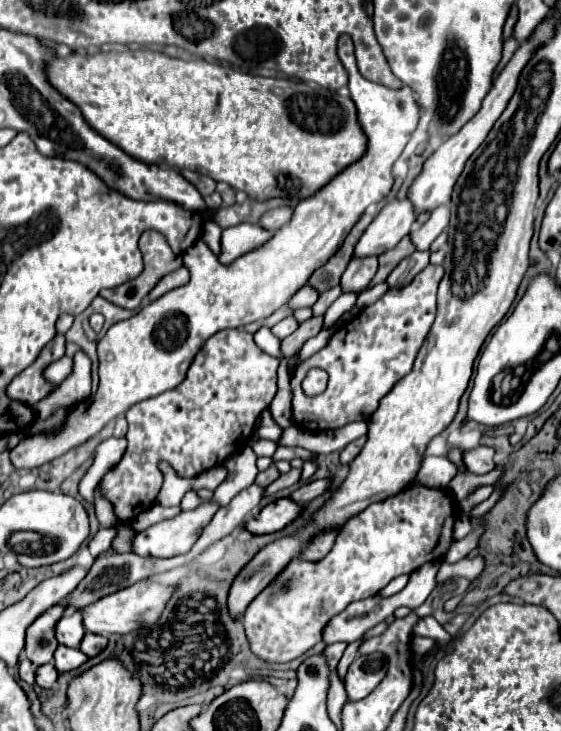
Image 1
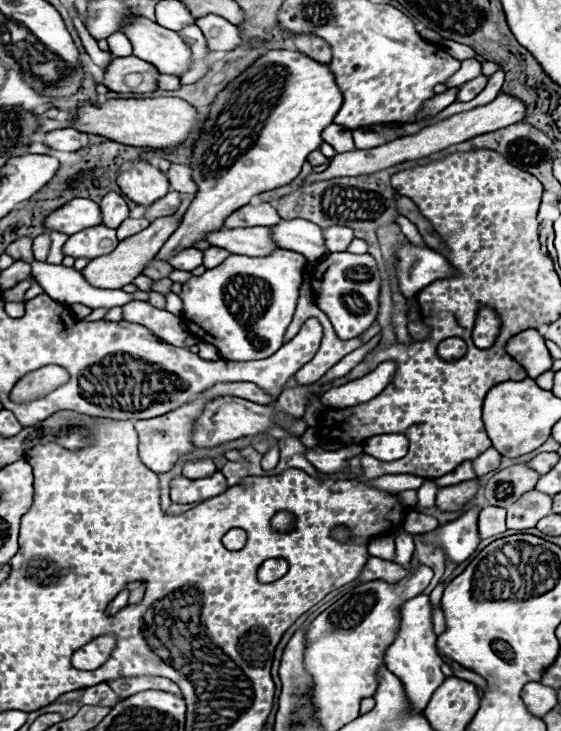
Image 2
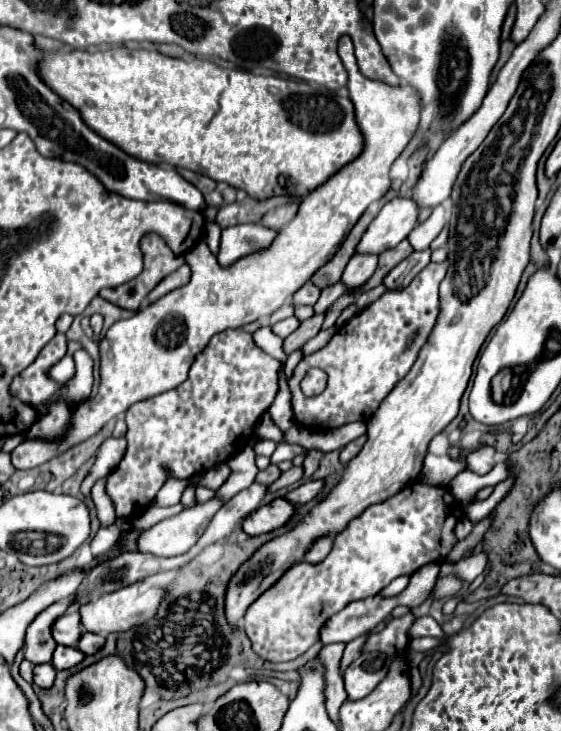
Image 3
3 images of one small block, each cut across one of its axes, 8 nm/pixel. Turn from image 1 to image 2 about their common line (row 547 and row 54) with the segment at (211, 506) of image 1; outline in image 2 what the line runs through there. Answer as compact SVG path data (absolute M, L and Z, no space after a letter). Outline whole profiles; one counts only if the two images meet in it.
M142 16L132 18L122 30L134 46L134 56L154 64L160 74L180 78L192 66L192 52L176 32Z

